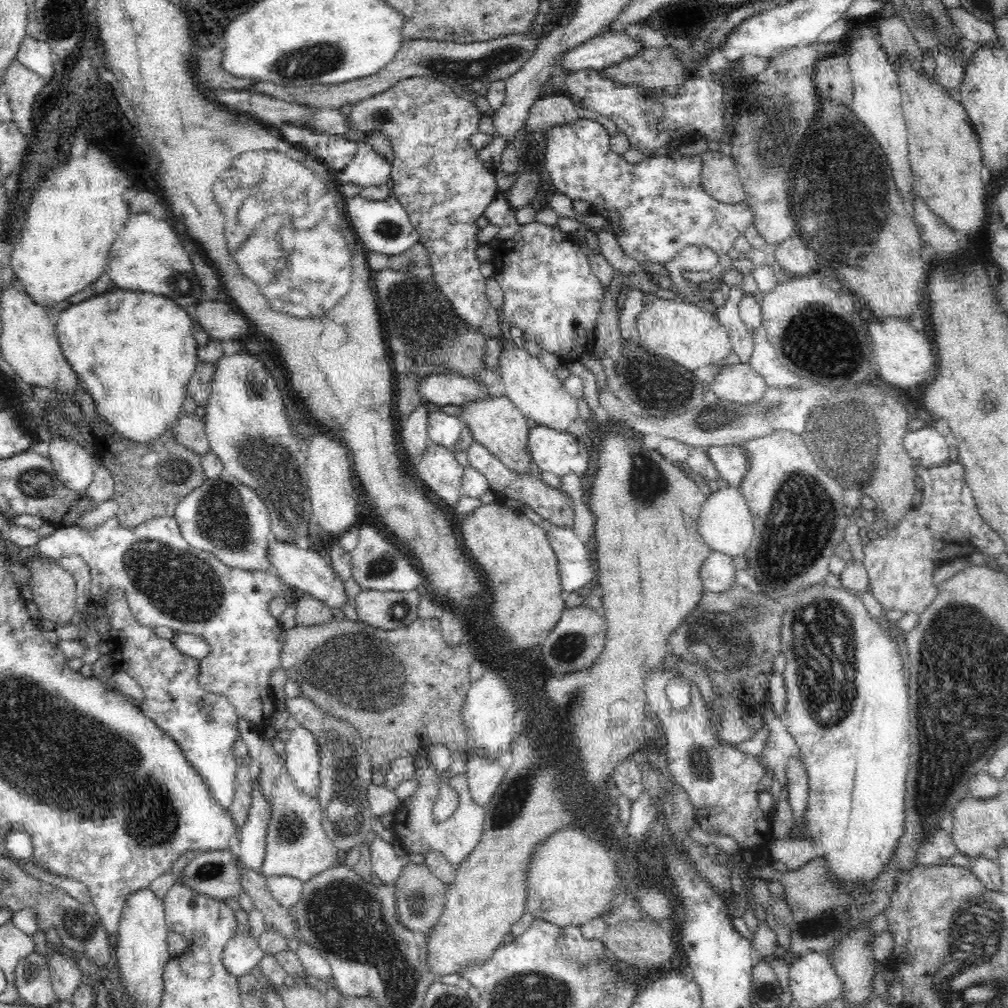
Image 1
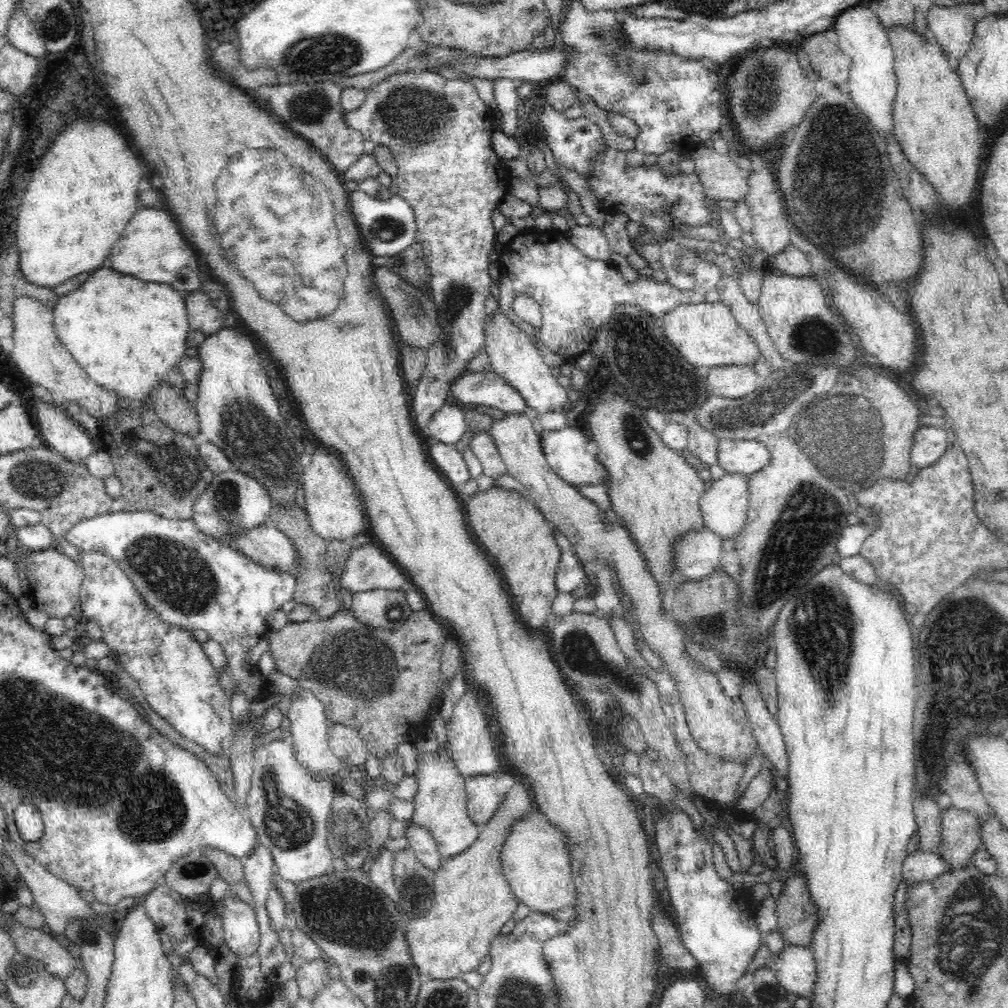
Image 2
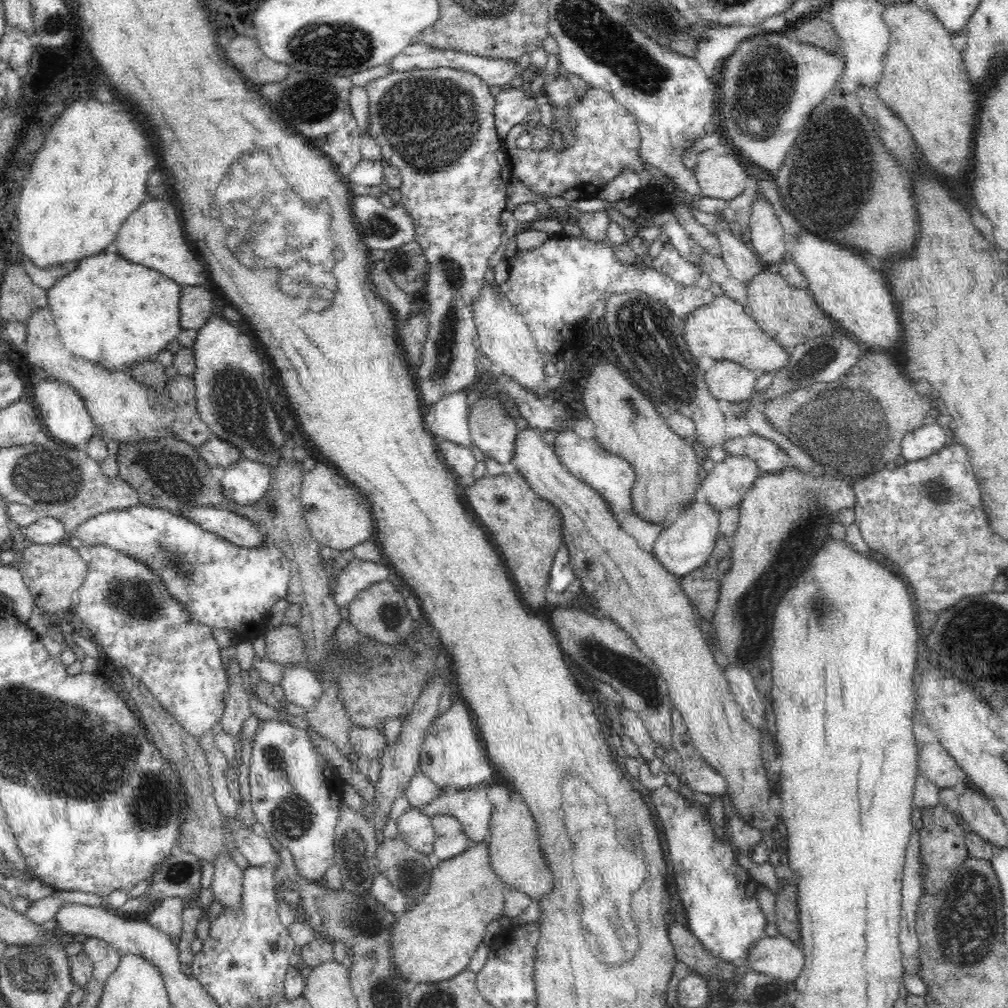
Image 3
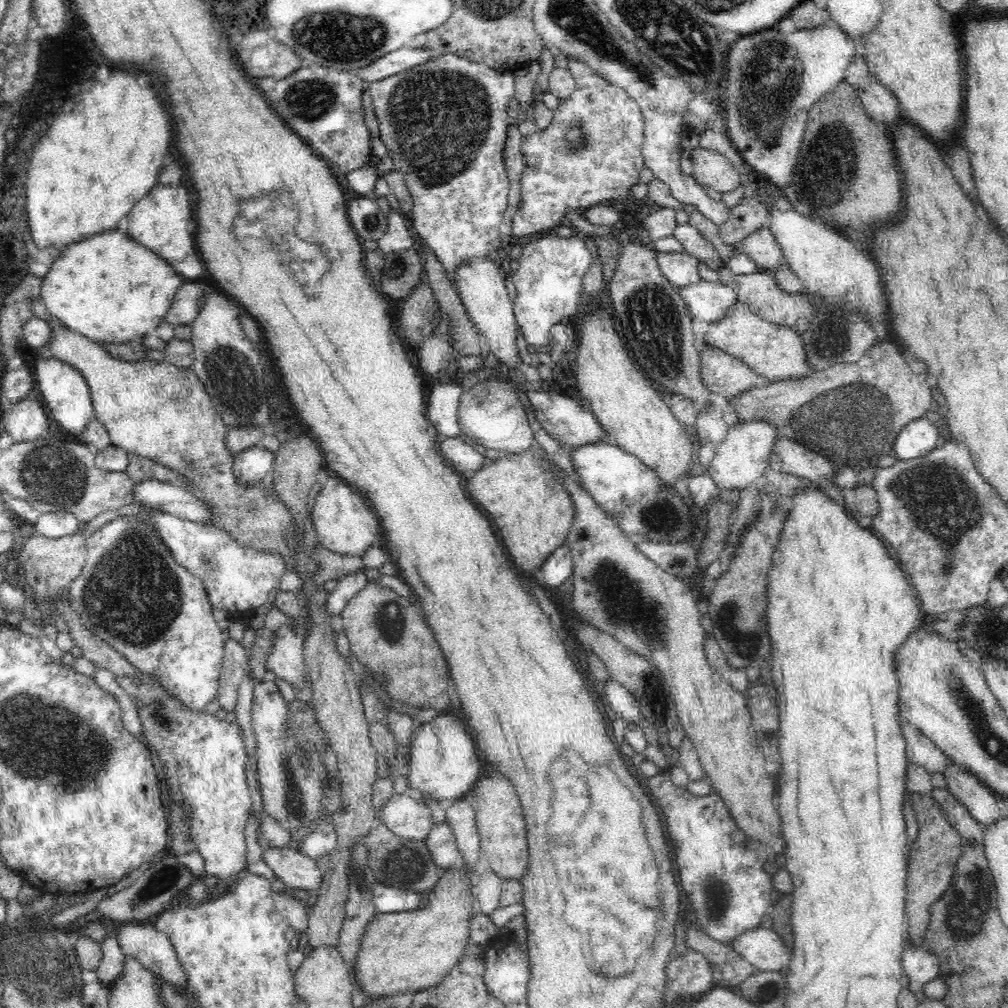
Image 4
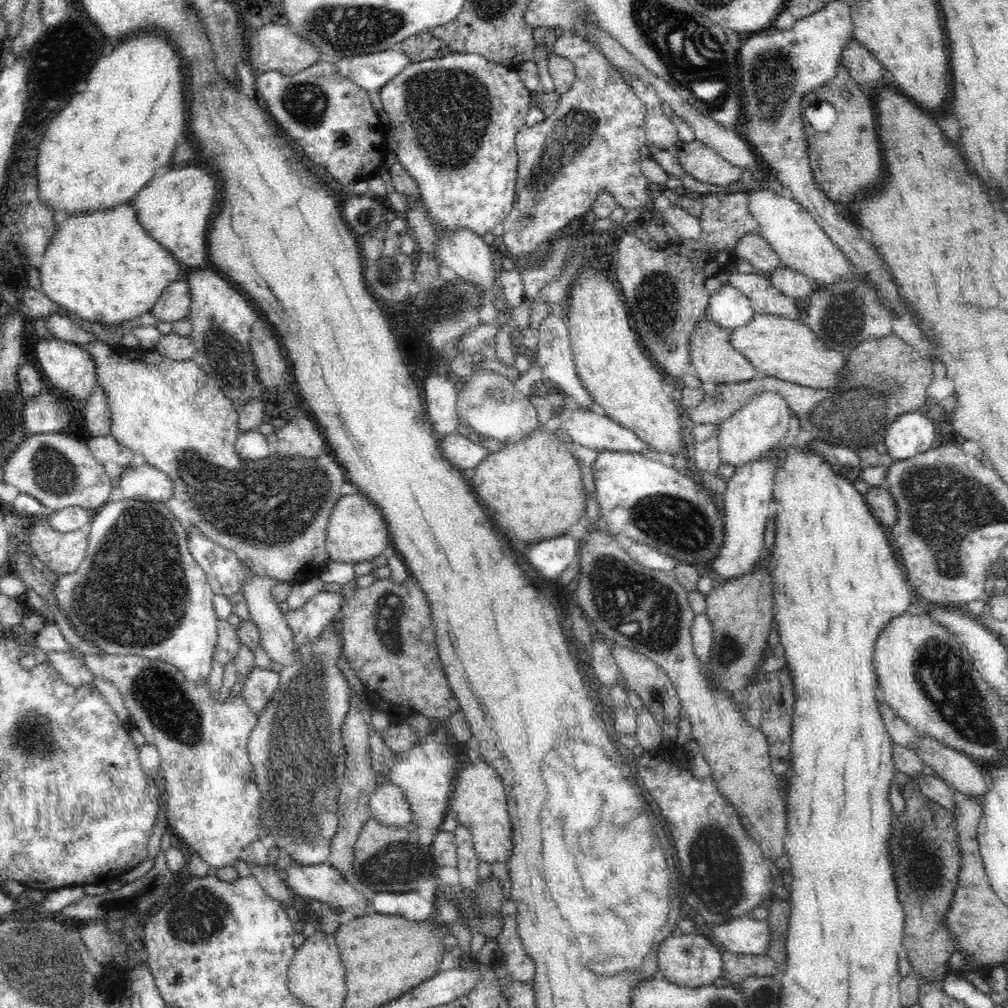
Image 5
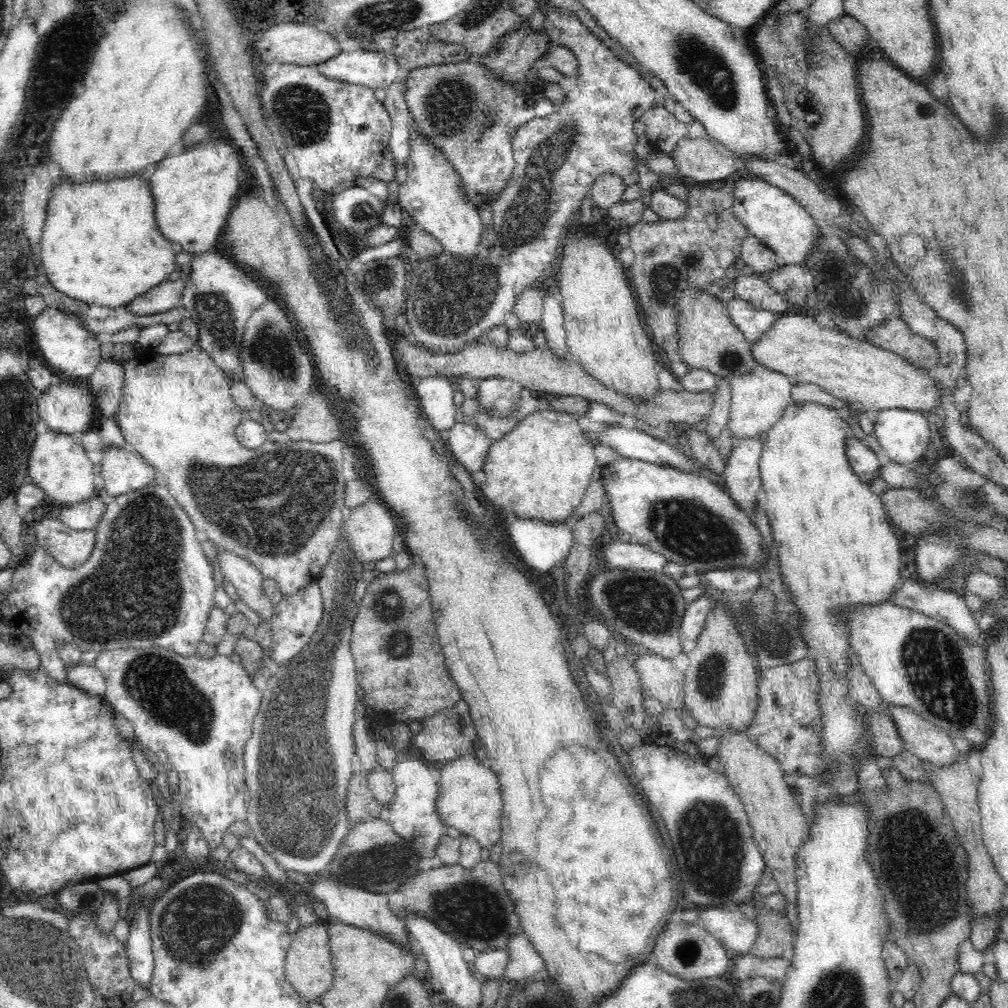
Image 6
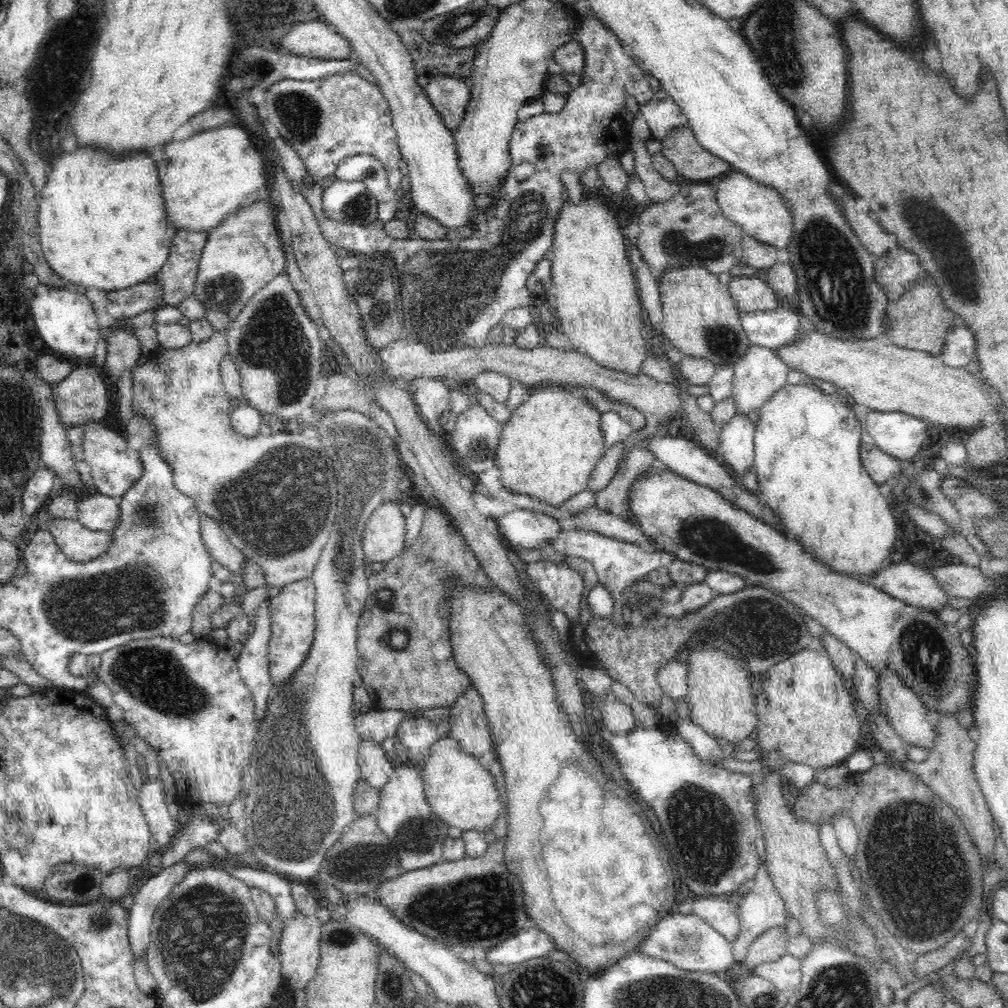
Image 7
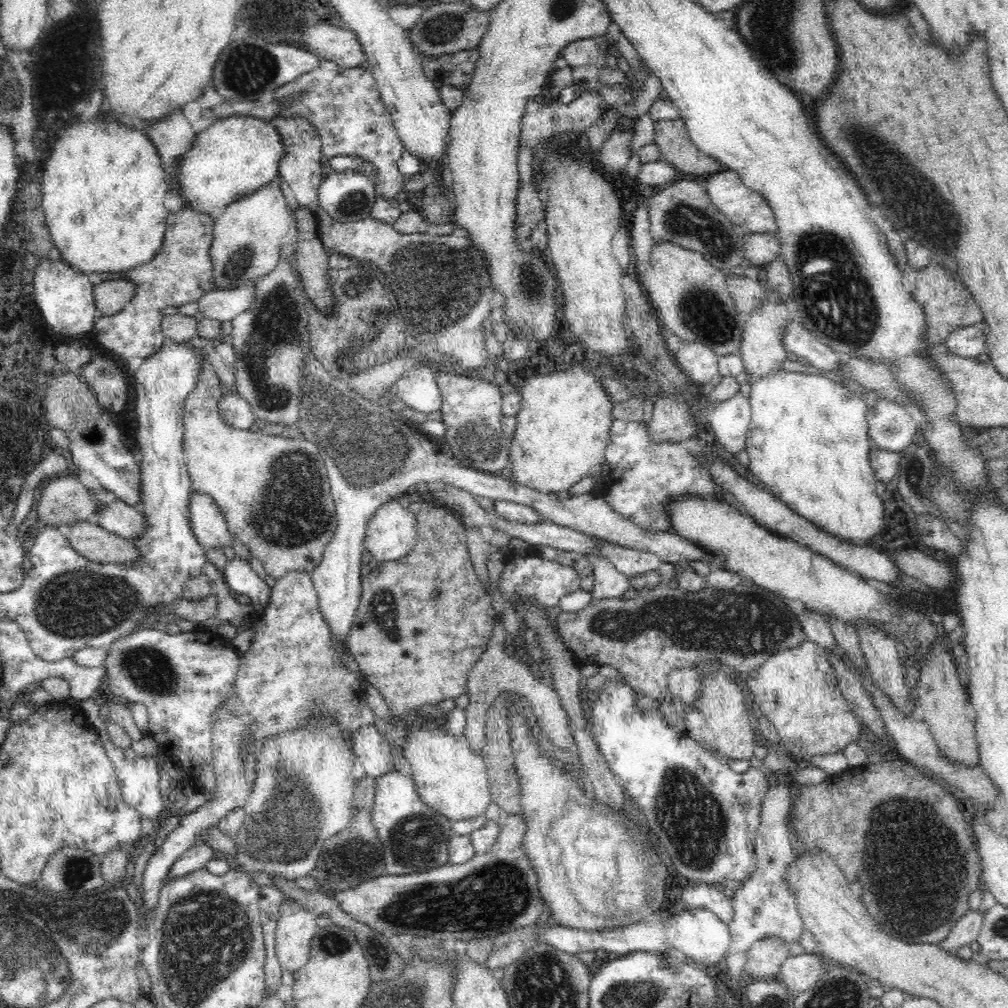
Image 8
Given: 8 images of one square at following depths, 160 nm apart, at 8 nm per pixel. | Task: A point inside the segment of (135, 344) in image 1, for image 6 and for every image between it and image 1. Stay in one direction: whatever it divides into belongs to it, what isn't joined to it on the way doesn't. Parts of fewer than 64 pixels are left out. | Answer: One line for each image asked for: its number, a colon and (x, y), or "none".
2: (127, 332)
3: (113, 311)
4: (109, 288)
5: (102, 265)
6: (100, 244)

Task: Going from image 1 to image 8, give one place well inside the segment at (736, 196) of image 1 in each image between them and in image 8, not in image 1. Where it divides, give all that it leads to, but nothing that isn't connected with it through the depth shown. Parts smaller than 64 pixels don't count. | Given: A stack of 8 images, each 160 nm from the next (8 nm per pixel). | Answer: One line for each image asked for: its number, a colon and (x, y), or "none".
2: (722, 179)
3: (720, 175)
4: (711, 169)
5: (696, 158)
6: (698, 160)
7: (680, 146)
8: (671, 136)

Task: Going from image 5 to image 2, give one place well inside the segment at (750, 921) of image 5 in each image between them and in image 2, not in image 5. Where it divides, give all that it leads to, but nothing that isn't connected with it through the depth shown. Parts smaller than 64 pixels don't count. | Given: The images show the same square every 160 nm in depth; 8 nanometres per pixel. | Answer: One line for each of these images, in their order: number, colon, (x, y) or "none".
2: (795, 967)
3: (778, 957)
4: (763, 948)

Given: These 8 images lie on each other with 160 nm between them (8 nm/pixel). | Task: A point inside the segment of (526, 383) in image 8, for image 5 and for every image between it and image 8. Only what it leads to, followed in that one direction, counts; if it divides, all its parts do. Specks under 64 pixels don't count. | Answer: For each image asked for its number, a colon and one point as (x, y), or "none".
5: (531, 488)
6: (541, 470)
7: (550, 445)

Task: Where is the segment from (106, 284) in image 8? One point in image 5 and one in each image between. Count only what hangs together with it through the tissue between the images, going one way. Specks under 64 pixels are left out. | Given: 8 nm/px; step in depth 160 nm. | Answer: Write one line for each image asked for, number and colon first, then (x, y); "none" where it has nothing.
5: (173, 305)
6: (165, 296)
7: (126, 302)

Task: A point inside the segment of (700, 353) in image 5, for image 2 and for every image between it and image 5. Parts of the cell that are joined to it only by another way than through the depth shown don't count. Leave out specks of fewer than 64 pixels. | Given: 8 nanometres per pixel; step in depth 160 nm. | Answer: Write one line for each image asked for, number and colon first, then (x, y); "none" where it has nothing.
2: (733, 382)
3: (726, 380)
4: (723, 374)

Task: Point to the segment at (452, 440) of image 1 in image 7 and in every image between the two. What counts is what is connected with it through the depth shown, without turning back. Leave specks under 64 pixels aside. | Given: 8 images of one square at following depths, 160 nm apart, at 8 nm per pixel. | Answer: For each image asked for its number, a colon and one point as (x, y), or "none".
2: (447, 425)
3: (446, 418)
4: (442, 411)
5: (440, 398)
6: (435, 394)
7: (431, 396)

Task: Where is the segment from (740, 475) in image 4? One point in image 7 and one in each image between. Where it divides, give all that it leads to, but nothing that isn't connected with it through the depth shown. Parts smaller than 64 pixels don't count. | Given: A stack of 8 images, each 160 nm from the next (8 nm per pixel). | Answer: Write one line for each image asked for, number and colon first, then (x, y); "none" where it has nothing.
5: (761, 422)
6: (758, 396)
7: (760, 371)

